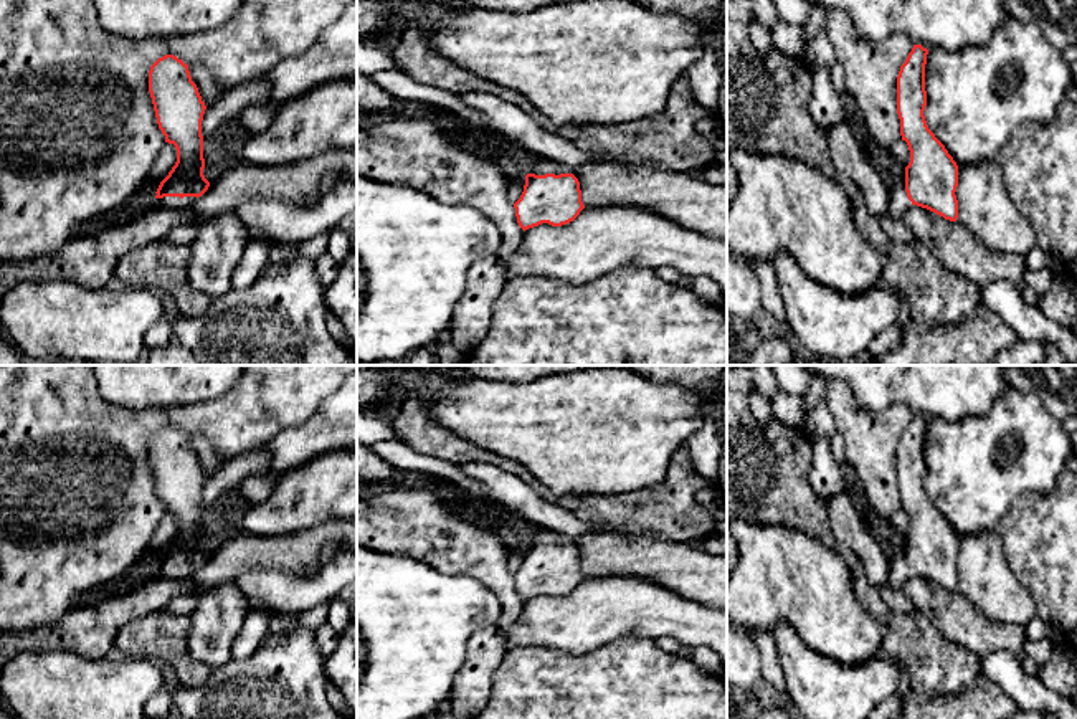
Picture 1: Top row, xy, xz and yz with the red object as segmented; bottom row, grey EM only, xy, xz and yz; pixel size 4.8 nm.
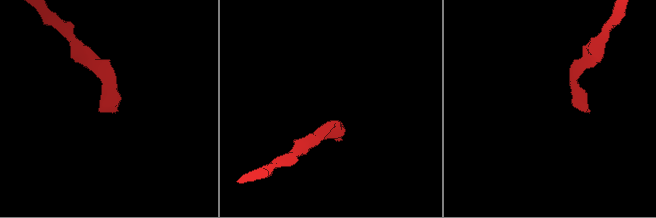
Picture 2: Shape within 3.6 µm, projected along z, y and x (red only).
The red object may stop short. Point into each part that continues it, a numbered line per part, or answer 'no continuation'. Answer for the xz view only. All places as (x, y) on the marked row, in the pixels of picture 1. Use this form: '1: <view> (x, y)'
1: xz (536, 166)

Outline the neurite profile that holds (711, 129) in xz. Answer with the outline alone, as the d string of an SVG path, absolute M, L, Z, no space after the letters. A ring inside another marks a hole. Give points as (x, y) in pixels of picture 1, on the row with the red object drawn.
M704 119L697 126L697 132L704 136L715 152L727 149L727 134L717 119Z

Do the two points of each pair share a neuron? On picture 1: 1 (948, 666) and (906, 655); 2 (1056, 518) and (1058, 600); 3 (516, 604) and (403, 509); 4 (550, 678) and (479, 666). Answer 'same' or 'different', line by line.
1: same
2: same
3: same
4: different

